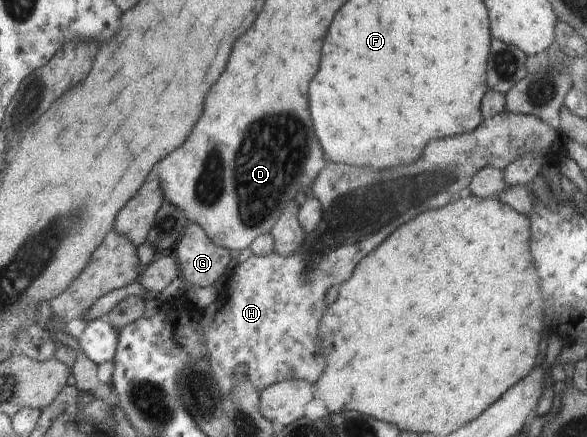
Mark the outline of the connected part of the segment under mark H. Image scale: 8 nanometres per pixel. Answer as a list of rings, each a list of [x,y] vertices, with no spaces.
[[[506,109],[496,114],[494,117],[483,118],[482,123],[471,133],[459,134],[456,137],[445,137],[445,139],[433,139],[427,143],[425,147],[425,153],[421,157],[423,163],[417,161],[417,165],[403,165],[403,167],[393,167],[393,169],[383,169],[383,171],[375,171],[375,169],[357,169],[357,167],[349,167],[349,165],[341,165],[341,163],[327,163],[323,167],[319,174],[315,177],[312,182],[313,193],[315,198],[319,201],[321,207],[321,220],[319,221],[318,227],[314,229],[312,233],[306,235],[303,239],[303,244],[294,252],[291,256],[283,256],[279,253],[272,252],[265,256],[251,255],[247,261],[239,263],[233,273],[227,276],[228,278],[224,281],[224,288],[219,293],[219,300],[223,303],[223,307],[219,307],[215,311],[215,317],[213,317],[213,323],[205,330],[204,337],[206,338],[206,352],[209,356],[208,365],[210,366],[212,375],[215,377],[216,385],[218,389],[221,390],[225,397],[228,397],[228,393],[236,389],[238,383],[238,377],[236,374],[239,371],[240,366],[245,366],[247,373],[246,377],[249,382],[261,393],[263,389],[266,389],[269,385],[275,384],[279,381],[284,380],[304,380],[311,385],[319,380],[319,377],[324,371],[324,360],[322,356],[318,353],[318,335],[317,335],[317,323],[319,319],[323,316],[324,310],[327,307],[325,301],[325,294],[327,290],[333,285],[340,285],[344,283],[347,279],[351,278],[353,274],[355,265],[361,257],[365,257],[369,251],[373,251],[381,241],[385,241],[385,237],[399,225],[403,225],[405,221],[417,217],[421,211],[425,209],[435,209],[435,205],[447,205],[447,203],[456,201],[461,195],[463,189],[468,188],[471,179],[478,173],[482,168],[490,166],[499,170],[505,170],[513,161],[517,158],[523,156],[524,154],[537,154],[544,158],[544,163],[547,165],[549,160],[547,159],[553,153],[551,149],[551,143],[557,137],[559,137],[560,131],[552,129],[549,125],[540,121],[537,117],[531,116],[530,114],[516,114]]]

